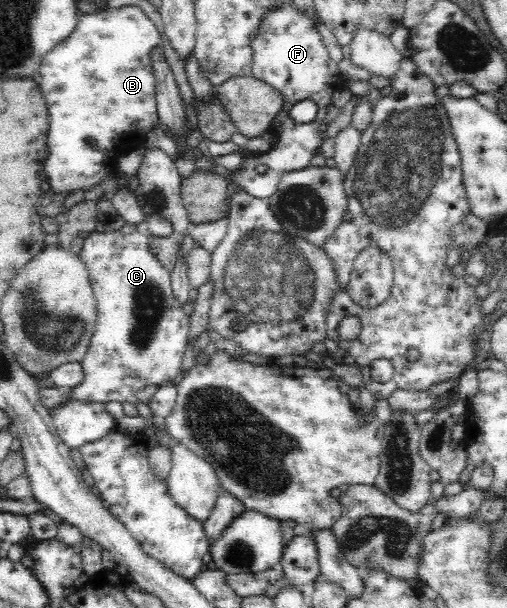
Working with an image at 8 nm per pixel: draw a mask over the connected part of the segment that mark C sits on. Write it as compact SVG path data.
M125 222L119 229L93 231L84 239L80 254L91 280L92 292L96 301L97 325L91 337L89 349L81 360L84 380L71 389L70 401L89 401L122 404L136 404L136 393L147 386L157 387L173 380L181 372L183 354L189 338L189 316L183 312L172 292L171 272L157 260L149 243L137 224Z

